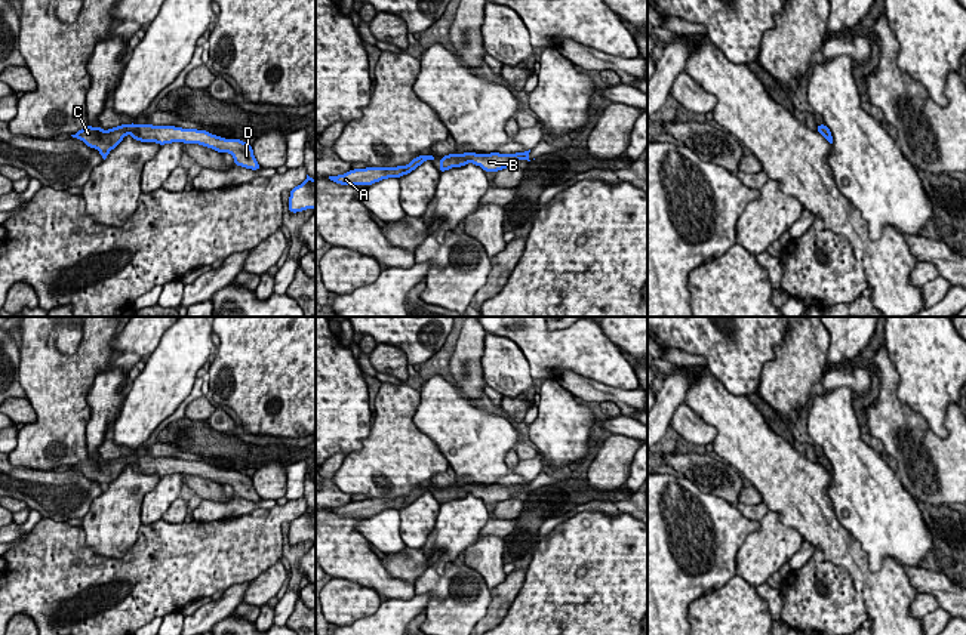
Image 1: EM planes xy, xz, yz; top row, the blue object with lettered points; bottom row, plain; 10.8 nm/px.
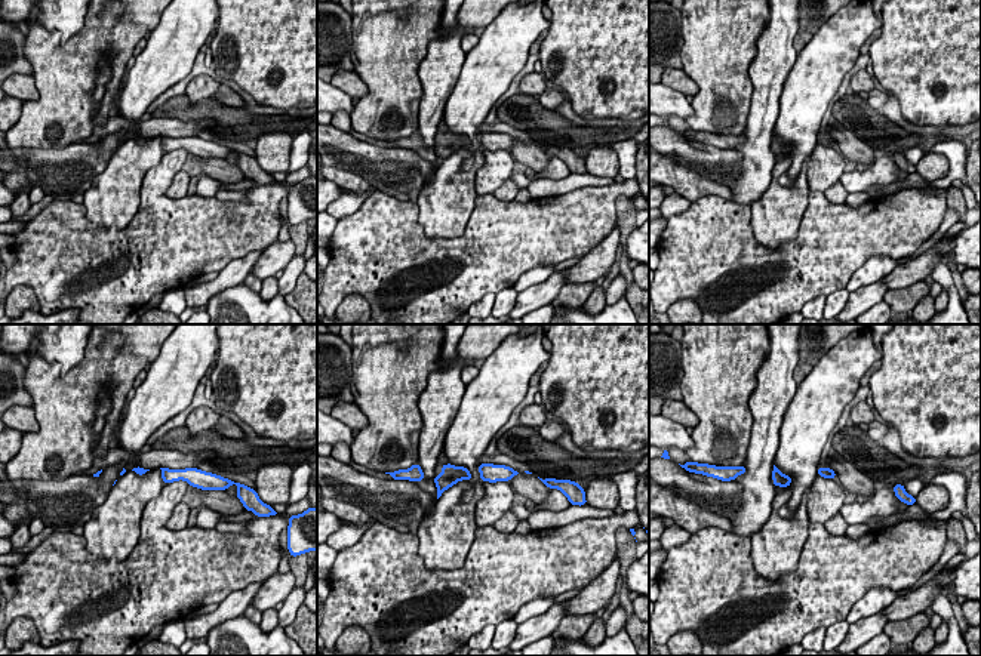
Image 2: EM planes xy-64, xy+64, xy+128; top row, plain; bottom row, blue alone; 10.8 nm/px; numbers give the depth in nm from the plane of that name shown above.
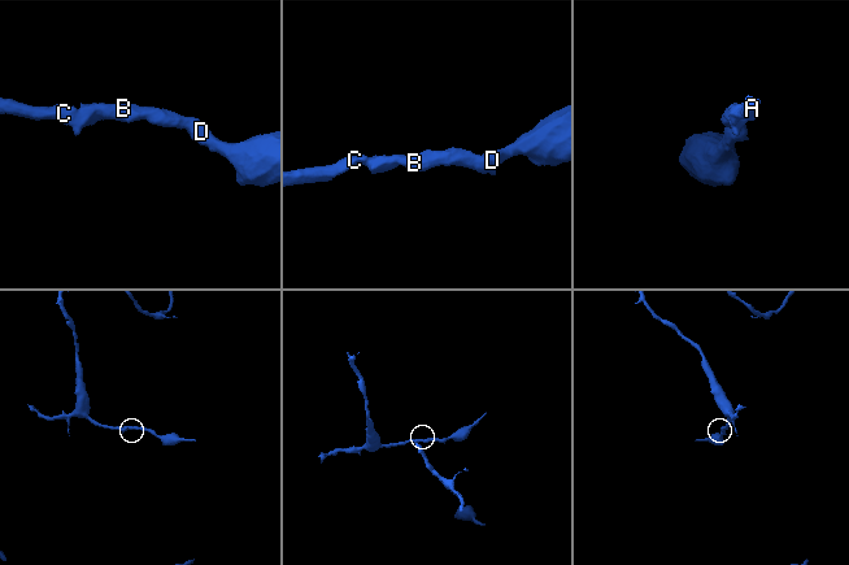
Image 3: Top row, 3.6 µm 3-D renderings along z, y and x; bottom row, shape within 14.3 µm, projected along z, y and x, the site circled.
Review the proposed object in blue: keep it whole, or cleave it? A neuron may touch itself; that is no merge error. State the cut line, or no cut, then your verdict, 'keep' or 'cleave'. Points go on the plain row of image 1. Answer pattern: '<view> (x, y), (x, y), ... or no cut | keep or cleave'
no cut | keep

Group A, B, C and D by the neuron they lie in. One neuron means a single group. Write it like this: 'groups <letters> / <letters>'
groups A B C D

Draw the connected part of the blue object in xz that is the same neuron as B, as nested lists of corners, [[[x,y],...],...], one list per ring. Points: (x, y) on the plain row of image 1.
[[[529,483],[524,484],[516,484],[516,486],[499,486],[499,484],[490,484],[490,486],[476,486],[476,484],[464,484],[464,486],[449,486],[440,490],[440,505],[446,503],[452,499],[462,499],[467,494],[473,494],[476,497],[480,497],[484,503],[498,503],[502,500],[510,499],[514,493],[519,491],[529,491]]]

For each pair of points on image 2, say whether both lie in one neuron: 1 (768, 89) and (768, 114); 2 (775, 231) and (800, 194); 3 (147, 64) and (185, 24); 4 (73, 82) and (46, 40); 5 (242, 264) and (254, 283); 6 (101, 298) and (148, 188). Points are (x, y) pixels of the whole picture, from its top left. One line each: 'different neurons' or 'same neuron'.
1: same neuron
2: same neuron
3: same neuron
4: same neuron
5: different neurons
6: different neurons

